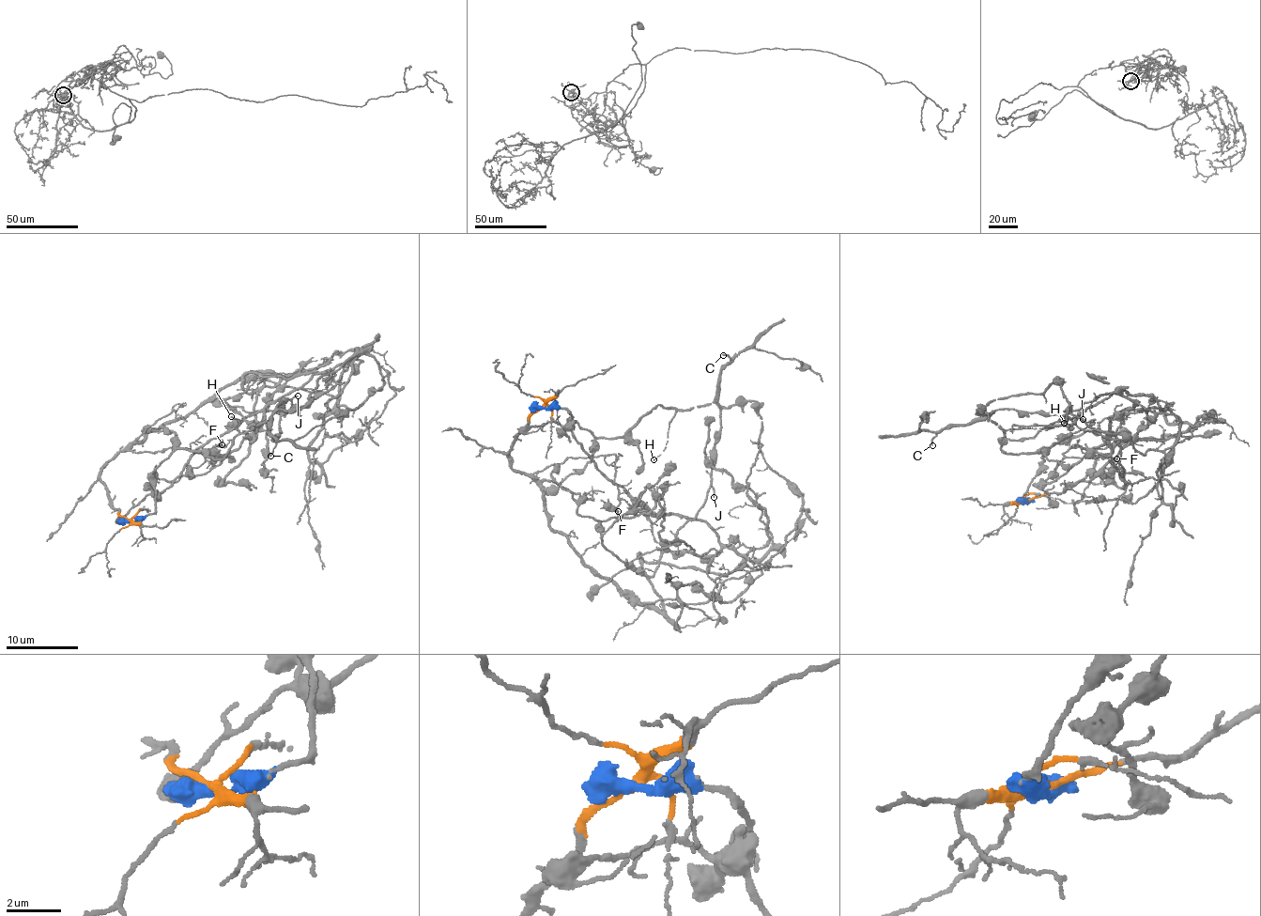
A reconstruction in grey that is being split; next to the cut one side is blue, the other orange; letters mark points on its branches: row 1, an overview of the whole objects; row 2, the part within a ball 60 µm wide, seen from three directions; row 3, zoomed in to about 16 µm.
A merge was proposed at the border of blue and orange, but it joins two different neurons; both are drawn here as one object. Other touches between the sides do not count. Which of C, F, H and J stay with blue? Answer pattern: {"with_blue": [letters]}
{"with_blue": ["C", "H", "J"]}

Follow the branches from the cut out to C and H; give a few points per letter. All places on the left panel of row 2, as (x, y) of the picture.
C: (128, 520), (155, 511), (152, 471), (176, 449), (221, 459), (239, 434), (269, 420), (270, 457)
H: (128, 520), (140, 521), (155, 511), (152, 471), (176, 449), (221, 459), (227, 454), (240, 423), (230, 415)

